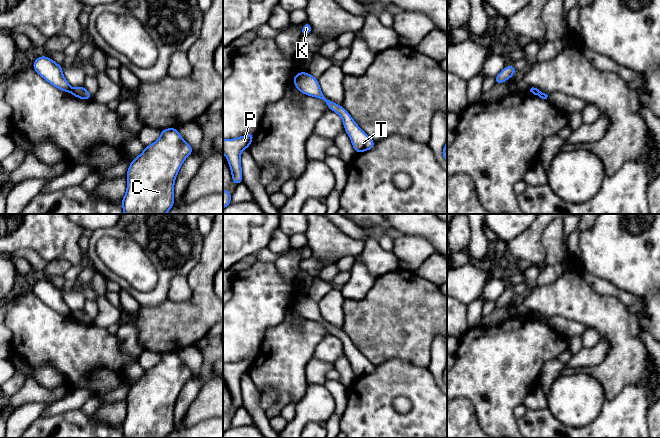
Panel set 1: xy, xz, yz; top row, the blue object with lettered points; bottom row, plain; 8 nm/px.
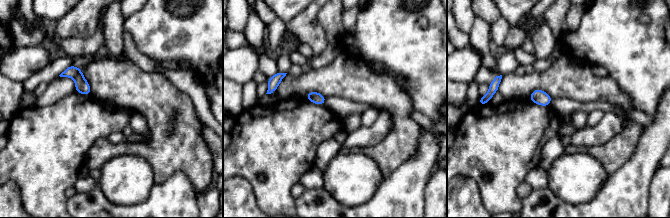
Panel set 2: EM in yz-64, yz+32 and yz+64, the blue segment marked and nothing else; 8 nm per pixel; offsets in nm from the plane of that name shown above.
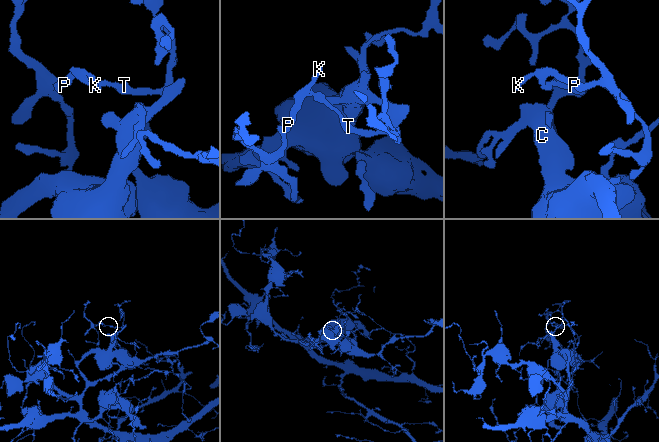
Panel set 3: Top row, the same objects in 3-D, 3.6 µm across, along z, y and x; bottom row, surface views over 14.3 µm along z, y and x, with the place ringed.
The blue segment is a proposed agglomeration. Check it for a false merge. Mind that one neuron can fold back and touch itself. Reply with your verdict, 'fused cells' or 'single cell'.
fused cells

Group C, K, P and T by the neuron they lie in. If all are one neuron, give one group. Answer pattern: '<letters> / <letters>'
C T / K P

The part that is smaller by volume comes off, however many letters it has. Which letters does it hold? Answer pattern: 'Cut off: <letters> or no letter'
Cut off: K, P

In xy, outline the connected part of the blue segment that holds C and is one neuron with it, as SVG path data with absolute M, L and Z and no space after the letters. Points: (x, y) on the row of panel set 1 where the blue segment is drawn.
M177 128L162 129L161 136L129 165L127 190L121 202L124 214L166 214L175 204L174 183L179 169L193 151Z

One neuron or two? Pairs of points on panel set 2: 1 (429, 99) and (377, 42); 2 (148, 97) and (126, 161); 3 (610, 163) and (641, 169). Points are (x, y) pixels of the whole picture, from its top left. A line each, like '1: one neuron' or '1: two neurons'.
1: one neuron
2: two neurons
3: two neurons

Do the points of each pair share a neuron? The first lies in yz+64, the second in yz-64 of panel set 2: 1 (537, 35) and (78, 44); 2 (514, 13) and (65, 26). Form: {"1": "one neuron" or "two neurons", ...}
{"1": "two neurons", "2": "two neurons"}

